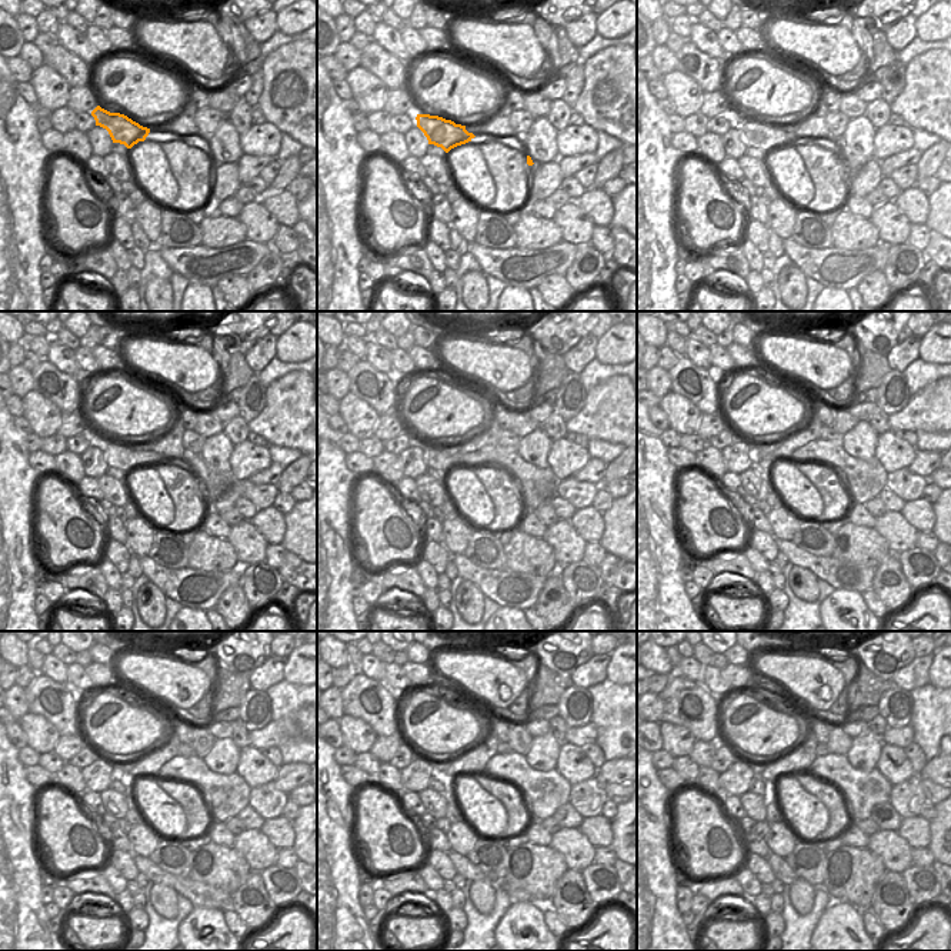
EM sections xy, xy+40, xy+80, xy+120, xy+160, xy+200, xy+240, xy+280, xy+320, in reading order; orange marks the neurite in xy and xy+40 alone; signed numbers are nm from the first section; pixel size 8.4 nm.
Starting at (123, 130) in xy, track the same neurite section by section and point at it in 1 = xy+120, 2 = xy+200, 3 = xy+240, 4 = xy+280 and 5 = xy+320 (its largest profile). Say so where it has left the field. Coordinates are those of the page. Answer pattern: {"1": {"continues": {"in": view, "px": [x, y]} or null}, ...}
{"1": {"continues": {"in": "xy+120", "px": [214, 484]}}, "2": {"continues": {"in": "xy+200", "px": [864, 479]}}, "3": {"continues": {"in": "xy+240", "px": [226, 796]}}, "4": {"continues": {"in": "xy+280", "px": [544, 791]}}, "5": {"continues": {"in": "xy+320", "px": [861, 790]}}}

